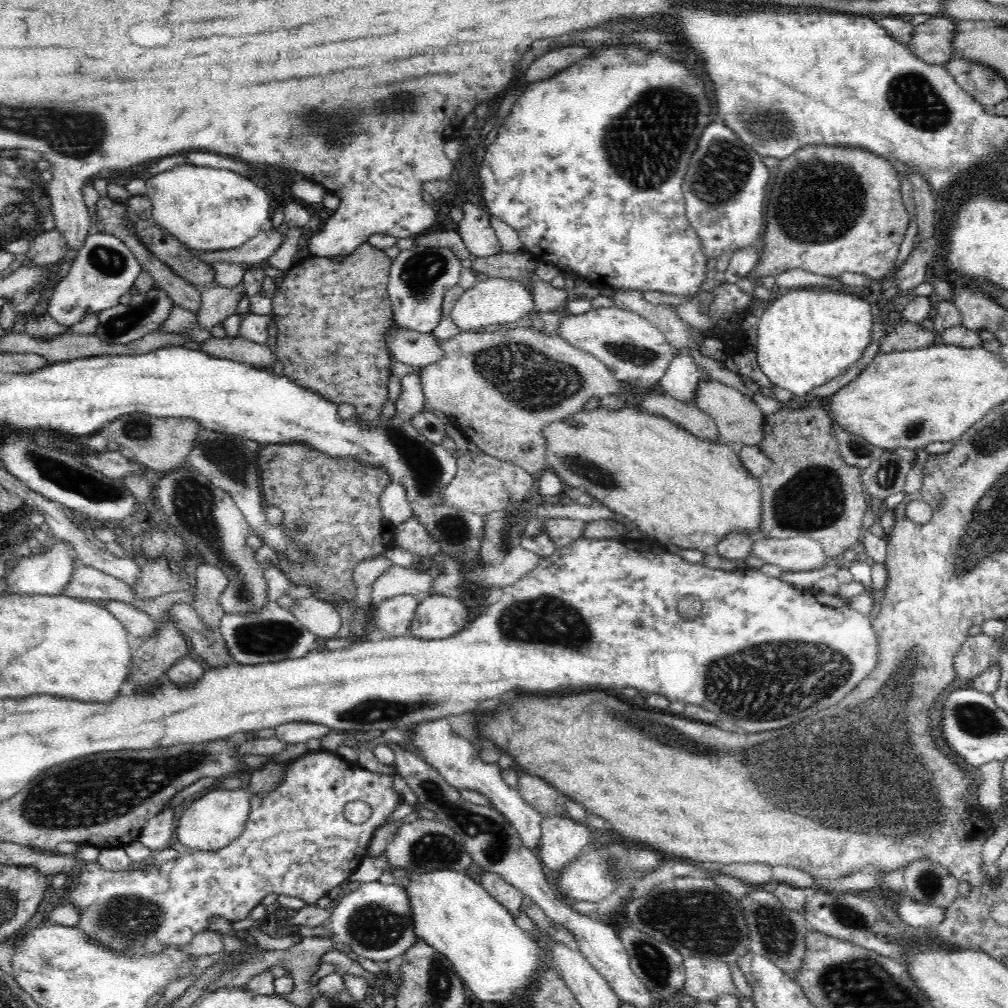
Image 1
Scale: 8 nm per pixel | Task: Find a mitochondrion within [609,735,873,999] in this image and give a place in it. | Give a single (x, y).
(716, 928)

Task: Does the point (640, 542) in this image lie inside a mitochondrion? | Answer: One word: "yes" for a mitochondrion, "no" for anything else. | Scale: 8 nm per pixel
no

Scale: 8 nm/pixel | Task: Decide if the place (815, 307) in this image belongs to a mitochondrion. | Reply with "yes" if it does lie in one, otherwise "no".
no

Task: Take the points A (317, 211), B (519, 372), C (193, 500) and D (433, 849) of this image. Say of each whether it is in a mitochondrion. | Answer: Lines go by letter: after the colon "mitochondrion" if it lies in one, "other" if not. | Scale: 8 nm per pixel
A: other
B: mitochondrion
C: mitochondrion
D: mitochondrion

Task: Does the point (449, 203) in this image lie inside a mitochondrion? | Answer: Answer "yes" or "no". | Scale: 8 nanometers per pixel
no

